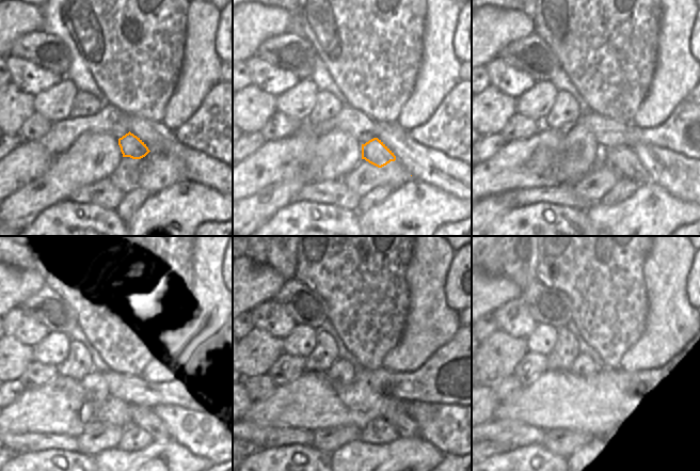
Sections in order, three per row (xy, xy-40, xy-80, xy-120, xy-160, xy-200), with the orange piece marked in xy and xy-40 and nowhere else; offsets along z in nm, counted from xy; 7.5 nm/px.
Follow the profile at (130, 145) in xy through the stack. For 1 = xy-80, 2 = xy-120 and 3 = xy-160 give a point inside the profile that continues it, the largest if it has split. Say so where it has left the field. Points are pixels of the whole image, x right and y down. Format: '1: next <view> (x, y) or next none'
1: next xy-80 (622, 159)
2: next xy-120 (164, 418)
3: next xy-160 (406, 425)

